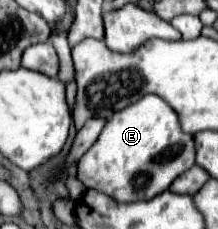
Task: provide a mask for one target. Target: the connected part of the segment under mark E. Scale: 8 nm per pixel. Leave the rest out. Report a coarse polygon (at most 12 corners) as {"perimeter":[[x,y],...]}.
{"perimeter":[[159,95],[117,111],[79,159],[85,187],[151,199],[195,163]]}

